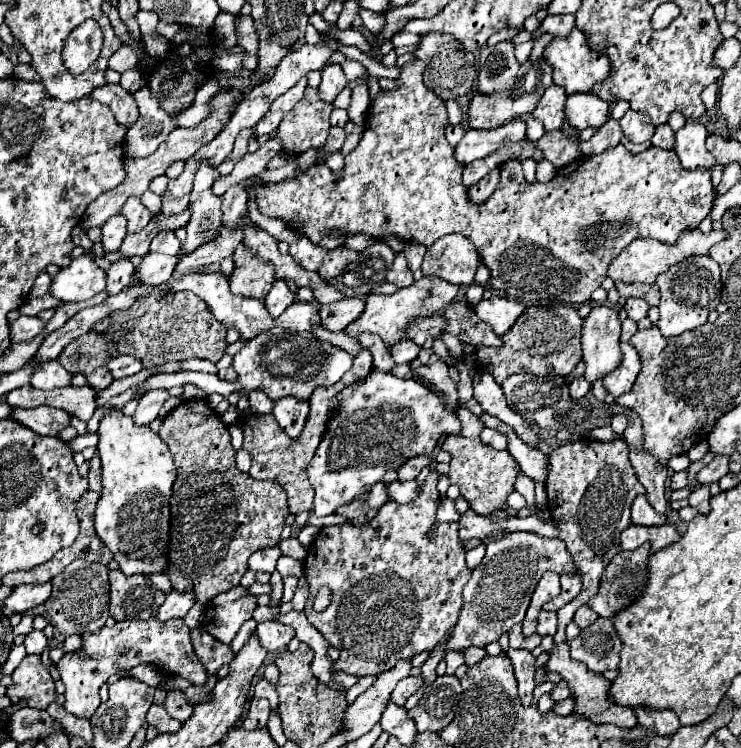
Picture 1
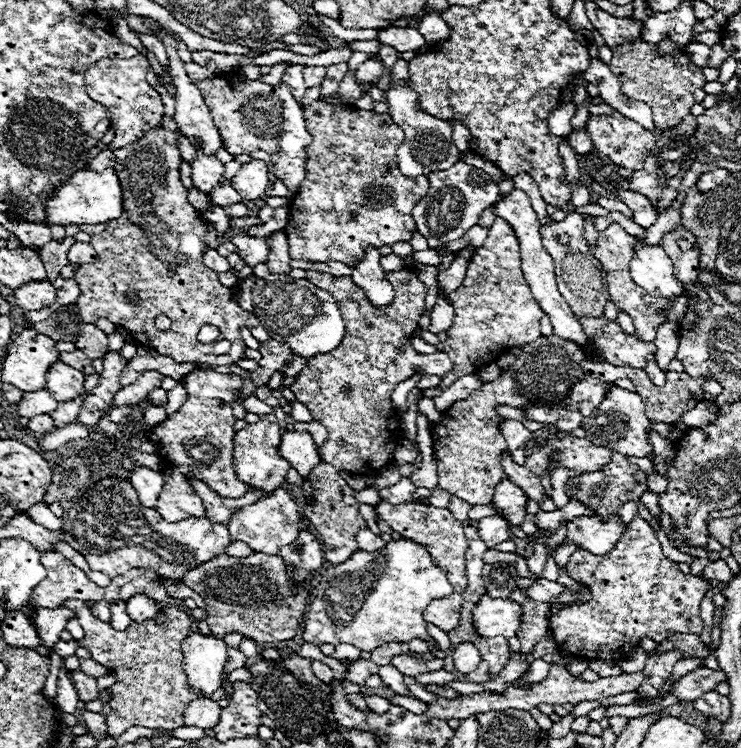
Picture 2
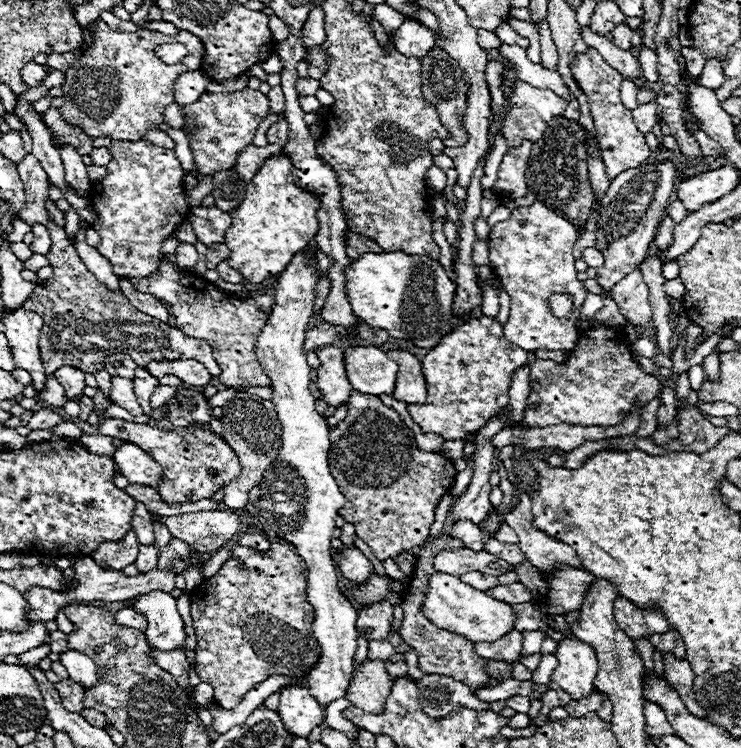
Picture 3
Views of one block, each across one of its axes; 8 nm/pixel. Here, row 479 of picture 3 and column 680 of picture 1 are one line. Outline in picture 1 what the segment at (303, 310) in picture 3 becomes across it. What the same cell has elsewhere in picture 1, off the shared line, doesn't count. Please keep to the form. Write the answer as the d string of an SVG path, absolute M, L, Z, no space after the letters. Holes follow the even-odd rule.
M698 256L698 258L686 258L684 262L672 266L666 274L662 274L656 280L660 288L660 320L658 328L660 332L668 336L678 336L686 330L698 328L700 324L706 324L706 318L712 310L716 310L720 302L720 268L710 256Z

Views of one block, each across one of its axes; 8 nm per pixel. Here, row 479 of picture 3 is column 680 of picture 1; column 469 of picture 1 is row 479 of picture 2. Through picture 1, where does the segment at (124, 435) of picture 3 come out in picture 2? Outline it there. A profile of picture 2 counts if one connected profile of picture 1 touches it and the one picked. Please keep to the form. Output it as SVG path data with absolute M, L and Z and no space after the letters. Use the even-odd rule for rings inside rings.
M194 368L180 384L188 392L188 400L166 420L152 426L146 436L156 442L156 454L166 468L178 468L184 476L194 476L208 484L222 498L240 498L248 492L248 486L238 480L232 466L234 448L234 424L232 414L234 392L244 386L244 380L236 374L220 374L210 368Z

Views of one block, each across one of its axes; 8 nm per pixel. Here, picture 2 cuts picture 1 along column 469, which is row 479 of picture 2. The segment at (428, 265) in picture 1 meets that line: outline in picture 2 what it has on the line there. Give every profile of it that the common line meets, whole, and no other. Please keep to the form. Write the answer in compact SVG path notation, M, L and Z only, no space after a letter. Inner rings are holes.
M264 414L264 416L260 416L258 422L248 424L244 430L236 432L234 456L232 456L234 470L238 472L238 480L246 482L250 490L272 492L284 484L290 464L278 454L278 444L280 444L280 426L278 426L278 418L274 414Z

